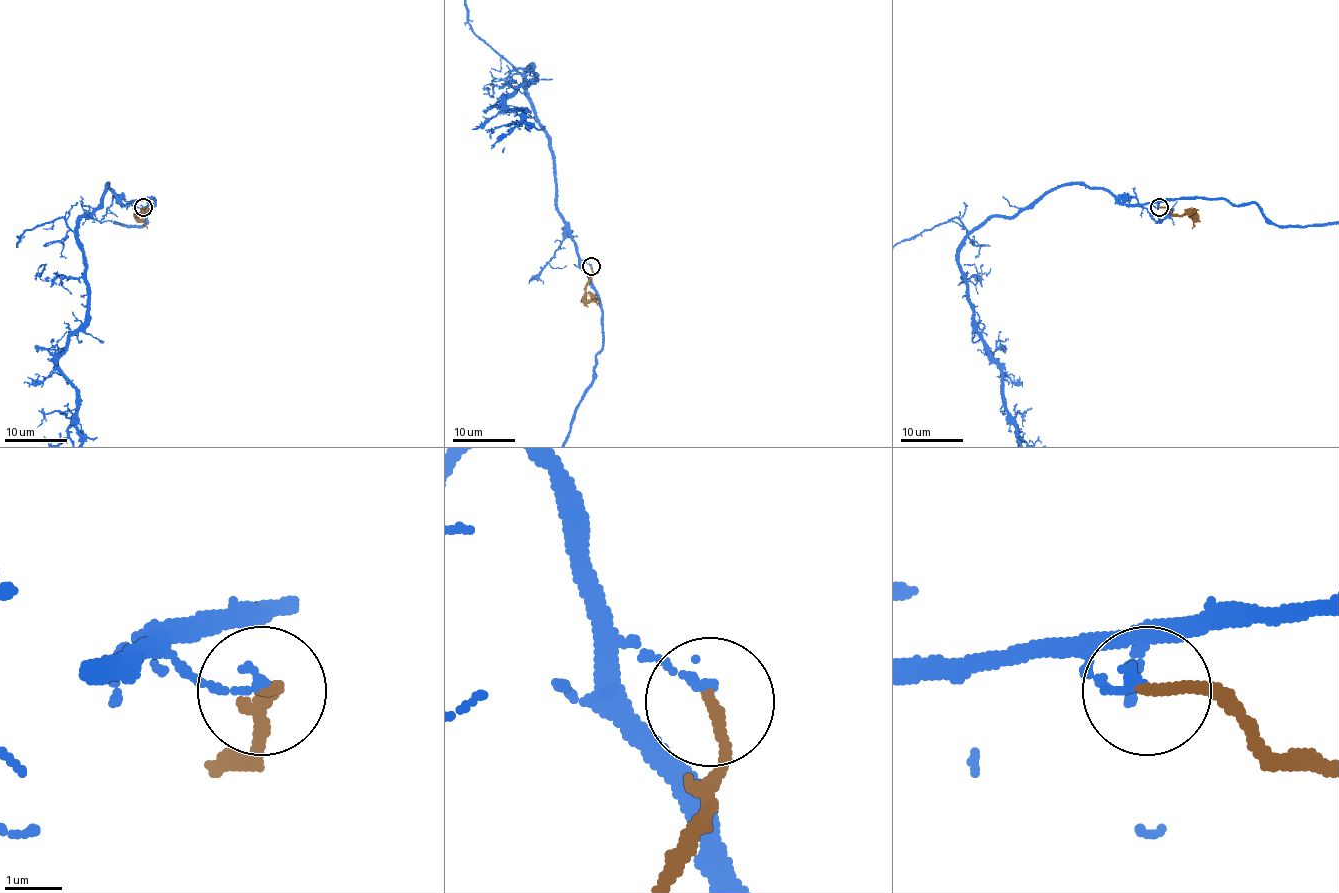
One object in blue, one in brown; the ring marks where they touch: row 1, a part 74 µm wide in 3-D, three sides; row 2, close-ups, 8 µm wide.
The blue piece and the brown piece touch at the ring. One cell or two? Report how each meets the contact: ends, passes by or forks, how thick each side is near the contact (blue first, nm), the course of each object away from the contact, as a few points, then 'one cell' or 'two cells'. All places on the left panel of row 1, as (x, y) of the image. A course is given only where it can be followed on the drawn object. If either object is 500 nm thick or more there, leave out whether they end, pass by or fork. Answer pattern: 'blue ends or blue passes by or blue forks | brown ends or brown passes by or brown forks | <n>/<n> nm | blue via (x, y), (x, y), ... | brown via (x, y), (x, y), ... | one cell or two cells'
blue ends | brown ends | 130/200 nm | brown via (142, 208), (137, 214), (147, 228) | two cells

